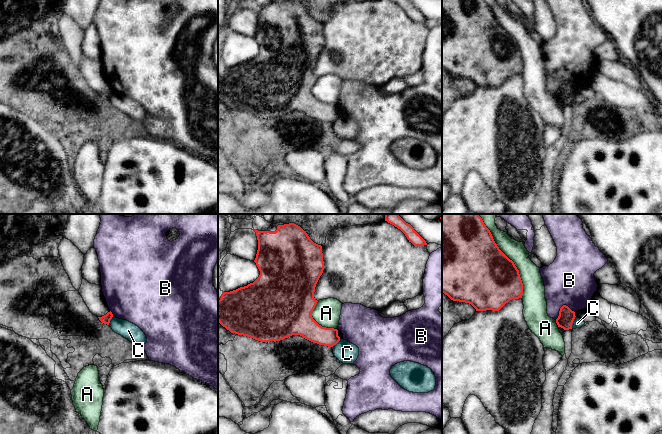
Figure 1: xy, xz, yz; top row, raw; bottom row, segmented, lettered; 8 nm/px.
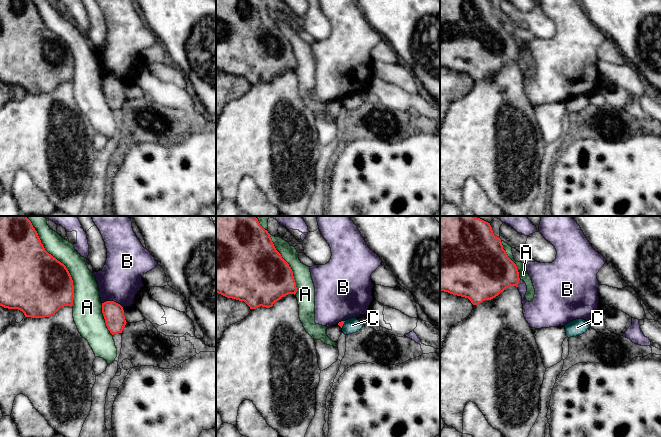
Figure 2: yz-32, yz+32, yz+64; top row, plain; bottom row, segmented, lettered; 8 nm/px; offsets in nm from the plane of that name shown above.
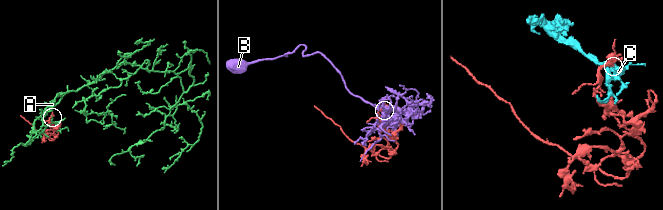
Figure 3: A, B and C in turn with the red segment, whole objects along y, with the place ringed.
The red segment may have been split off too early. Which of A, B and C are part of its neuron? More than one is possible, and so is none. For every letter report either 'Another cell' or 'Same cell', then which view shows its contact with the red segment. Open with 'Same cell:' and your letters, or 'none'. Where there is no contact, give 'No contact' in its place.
Same cell: none
A: Another cell. Touches red in yz
B: Another cell. Touches red in yz
C: Another cell. Touches red in yz

